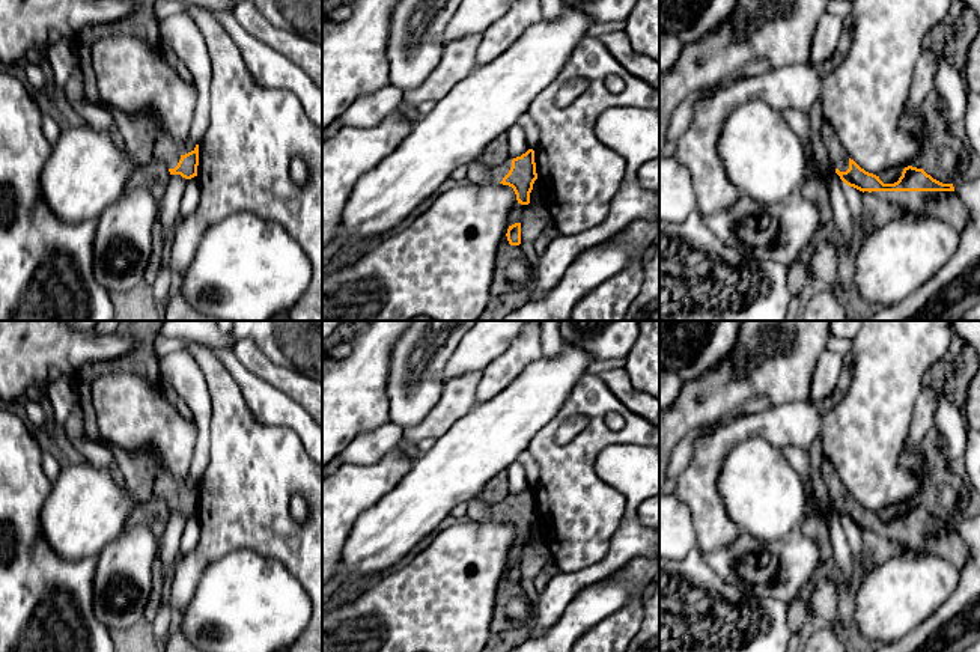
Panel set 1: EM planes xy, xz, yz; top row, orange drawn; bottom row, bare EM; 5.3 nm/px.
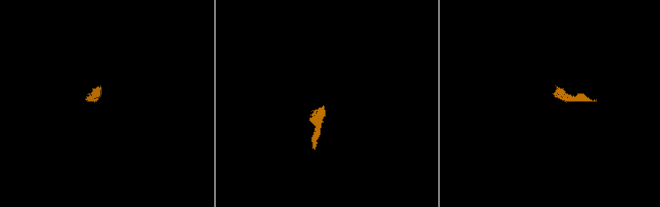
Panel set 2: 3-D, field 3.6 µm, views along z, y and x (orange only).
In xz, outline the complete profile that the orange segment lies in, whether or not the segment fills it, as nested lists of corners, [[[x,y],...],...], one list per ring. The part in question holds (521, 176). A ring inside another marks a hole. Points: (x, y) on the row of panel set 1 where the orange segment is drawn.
[[[528,149],[521,157],[510,157],[506,163],[495,167],[482,164],[479,161],[473,161],[467,167],[467,182],[479,185],[509,185],[513,188],[518,203],[530,203],[530,193],[533,190],[534,181],[537,179],[533,149]]]

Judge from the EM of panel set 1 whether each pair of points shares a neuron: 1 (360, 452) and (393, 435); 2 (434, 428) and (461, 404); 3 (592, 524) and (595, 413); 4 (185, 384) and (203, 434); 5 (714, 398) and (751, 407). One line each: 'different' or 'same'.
1: same
2: same
3: same
4: same
5: different

